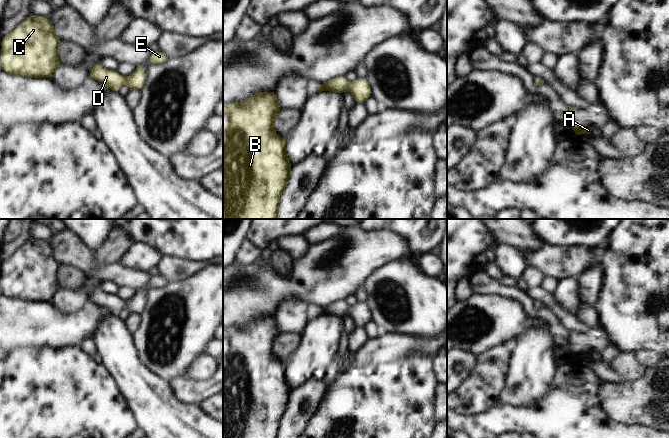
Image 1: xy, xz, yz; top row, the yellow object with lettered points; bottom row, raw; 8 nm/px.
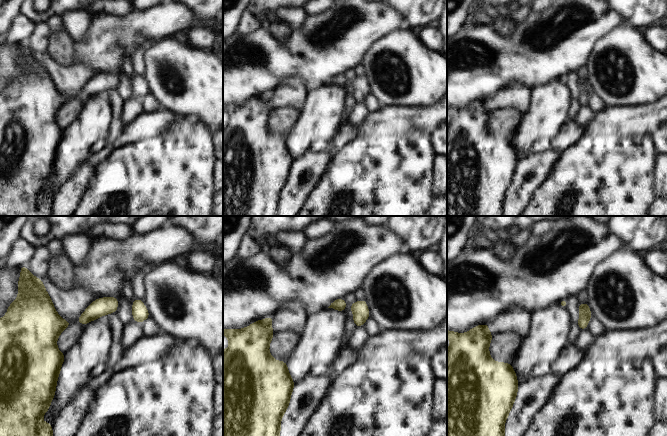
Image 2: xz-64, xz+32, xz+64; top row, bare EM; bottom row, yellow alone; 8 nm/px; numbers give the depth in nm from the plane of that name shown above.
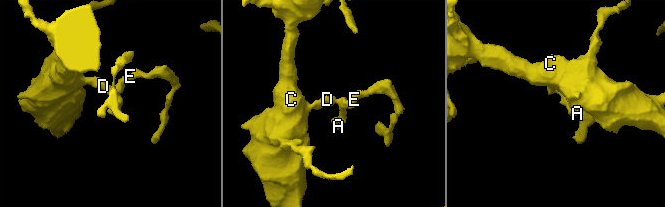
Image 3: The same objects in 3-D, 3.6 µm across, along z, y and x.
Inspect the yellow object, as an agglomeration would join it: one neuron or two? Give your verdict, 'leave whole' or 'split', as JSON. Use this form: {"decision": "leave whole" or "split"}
{"decision": "leave whole"}

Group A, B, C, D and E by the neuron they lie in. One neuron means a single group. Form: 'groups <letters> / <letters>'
groups A B C D E

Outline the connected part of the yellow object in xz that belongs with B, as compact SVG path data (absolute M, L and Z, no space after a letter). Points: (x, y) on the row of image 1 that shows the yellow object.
M276 91L254 93L243 103L223 104L223 115L229 118L229 126L223 128L223 219L279 219L281 197L285 193L292 166L287 155L286 139L279 136L273 127L276 117L282 109L279 106Z

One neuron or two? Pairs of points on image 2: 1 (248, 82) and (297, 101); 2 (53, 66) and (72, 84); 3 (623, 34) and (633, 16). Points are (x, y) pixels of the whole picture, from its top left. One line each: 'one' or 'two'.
1: two
2: one
3: two

